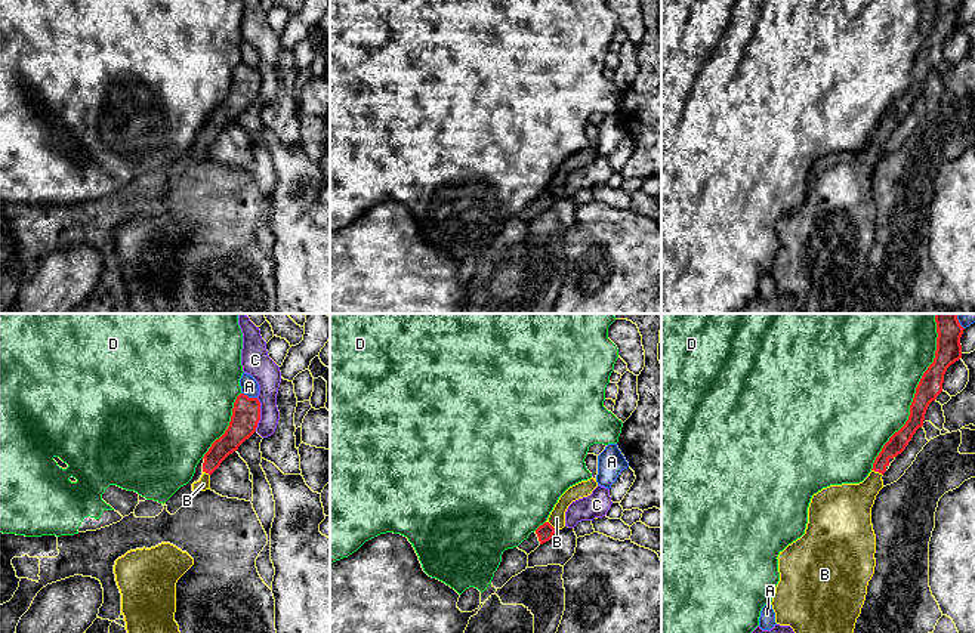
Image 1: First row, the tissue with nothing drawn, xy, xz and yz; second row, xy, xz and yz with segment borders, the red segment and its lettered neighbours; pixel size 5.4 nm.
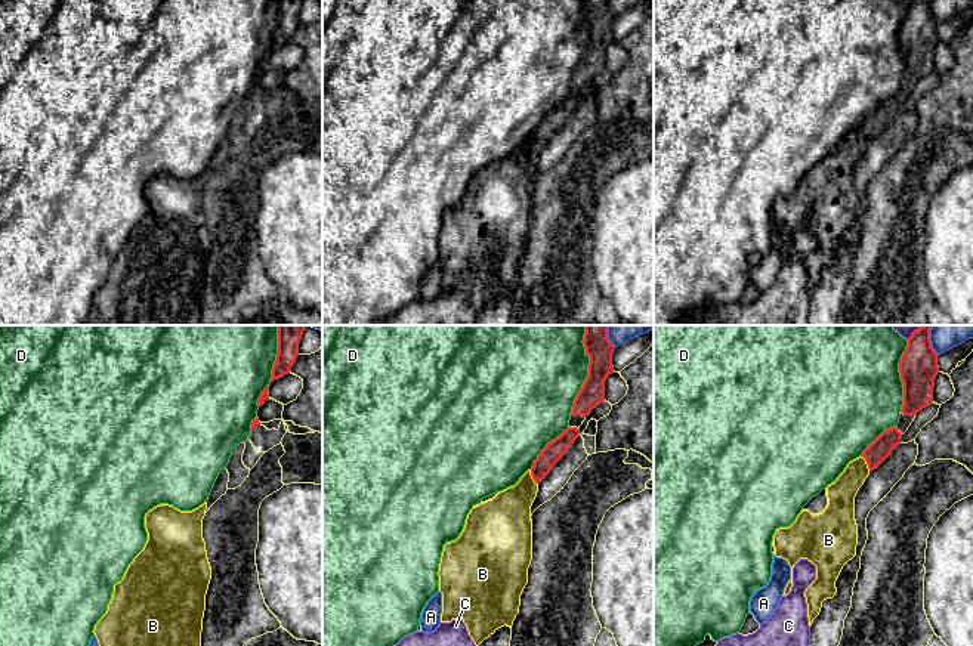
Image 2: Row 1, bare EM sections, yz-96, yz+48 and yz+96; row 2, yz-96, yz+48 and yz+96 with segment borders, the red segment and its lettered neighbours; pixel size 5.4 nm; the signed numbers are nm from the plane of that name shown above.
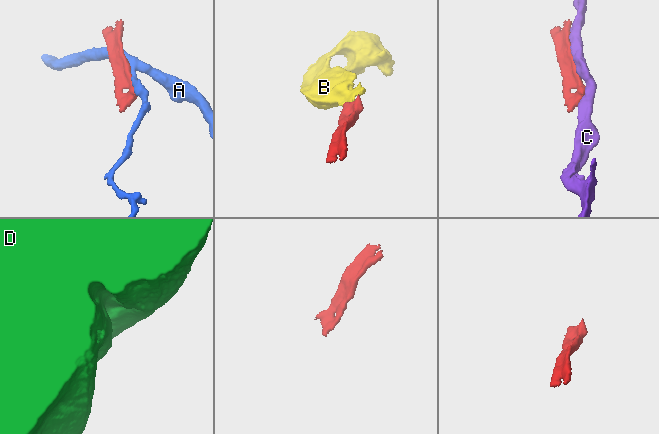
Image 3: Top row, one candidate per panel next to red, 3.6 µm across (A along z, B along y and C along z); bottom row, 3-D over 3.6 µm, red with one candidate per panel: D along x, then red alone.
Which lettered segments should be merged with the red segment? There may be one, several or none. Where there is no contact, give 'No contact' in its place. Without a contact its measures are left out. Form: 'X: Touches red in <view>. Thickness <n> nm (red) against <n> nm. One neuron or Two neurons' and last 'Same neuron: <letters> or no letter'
A: Touches red in xy. Thickness 160 nm (red) against 100 nm. Two neurons
B: Touches red in yz. Thickness 100 nm (red) against 260 nm. One neuron
C: Touches red in xy. Thickness 160 nm (red) against 150 nm. Two neurons
D: Touches red in yz. Thickness 130 nm (red) against 480 nm. Two neurons
Same neuron: B

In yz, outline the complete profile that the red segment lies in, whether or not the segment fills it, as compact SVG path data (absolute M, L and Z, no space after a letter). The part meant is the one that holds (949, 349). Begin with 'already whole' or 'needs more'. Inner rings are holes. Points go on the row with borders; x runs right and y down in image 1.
needs more | M957 314L934 315L938 333L935 358L916 387L908 420L883 445L871 472L863 482L830 485L812 495L805 534L780 552L777 558L780 581L771 605L775 623L790 626L794 633L854 633L876 566L871 507L883 488L882 476L889 460L901 454L916 430L923 426L929 404L942 392L947 368L962 358L960 337L965 328L960 325Z

